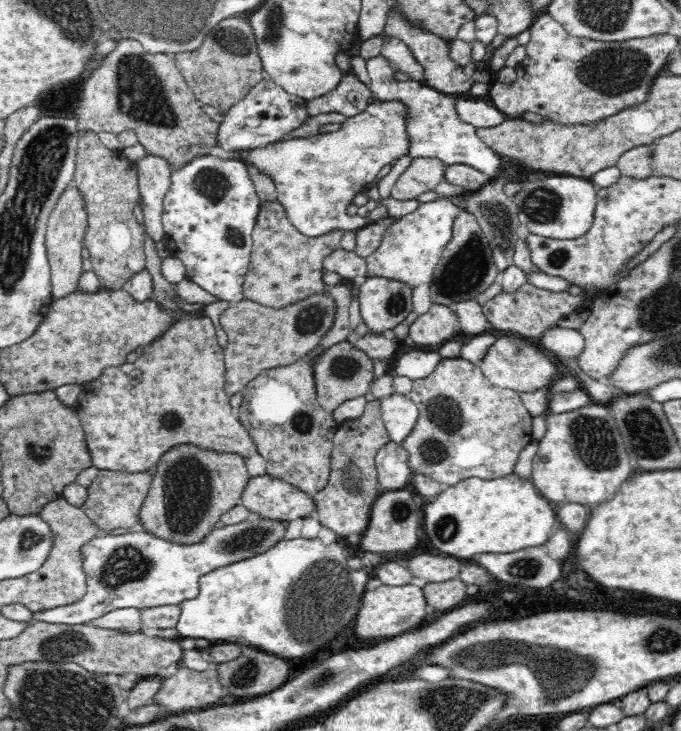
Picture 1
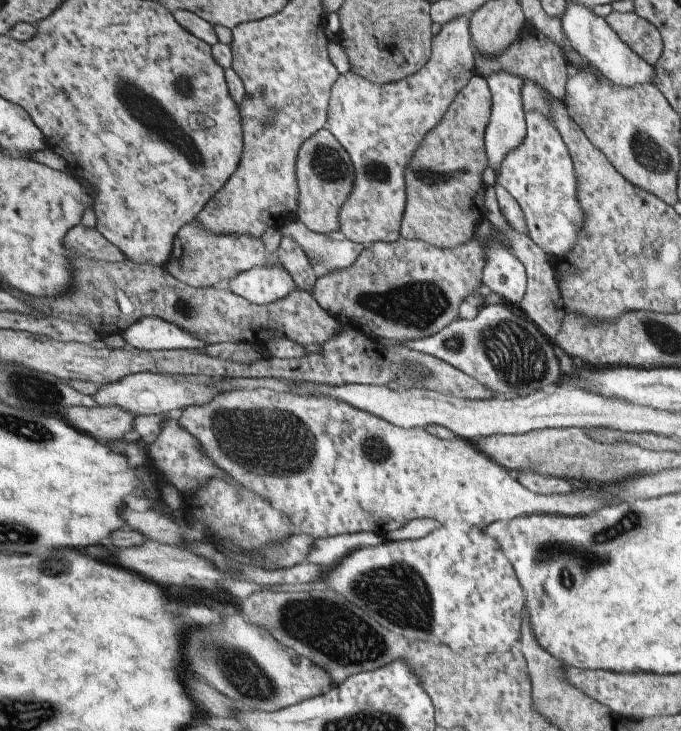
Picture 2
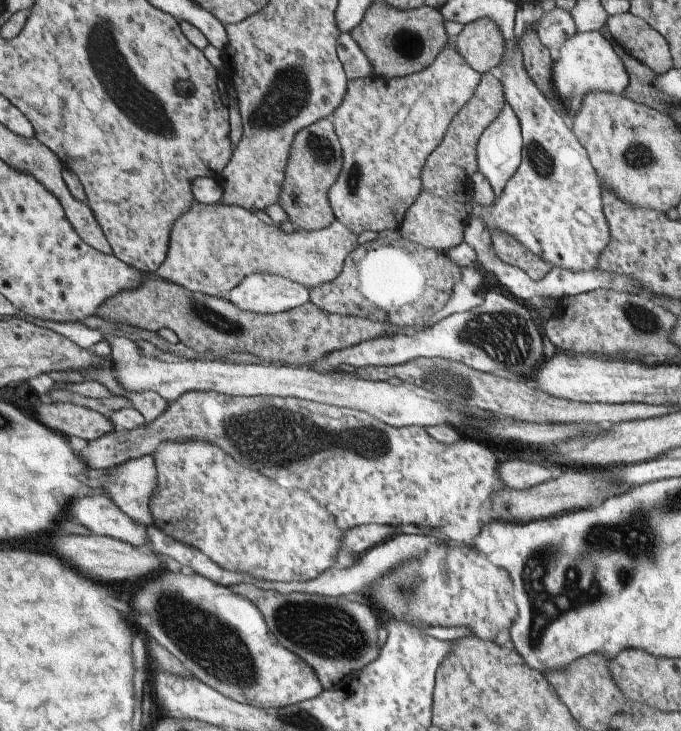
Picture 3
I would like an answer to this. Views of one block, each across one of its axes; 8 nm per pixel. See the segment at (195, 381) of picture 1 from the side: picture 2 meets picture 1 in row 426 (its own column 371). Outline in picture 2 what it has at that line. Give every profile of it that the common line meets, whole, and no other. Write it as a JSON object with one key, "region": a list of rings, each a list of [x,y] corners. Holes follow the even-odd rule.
{"region":[[[457,16],[441,24],[439,32],[431,38],[429,59],[412,75],[399,81],[382,84],[371,83],[351,71],[338,76],[331,88],[325,128],[347,152],[353,166],[353,185],[347,200],[341,204],[337,212],[339,222],[337,236],[361,244],[364,248],[373,242],[398,240],[400,221],[405,208],[407,162],[411,154],[415,154],[415,149],[421,144],[425,134],[429,134],[429,130],[441,120],[455,94],[474,76],[473,64],[475,58],[468,32],[468,18]]]}

